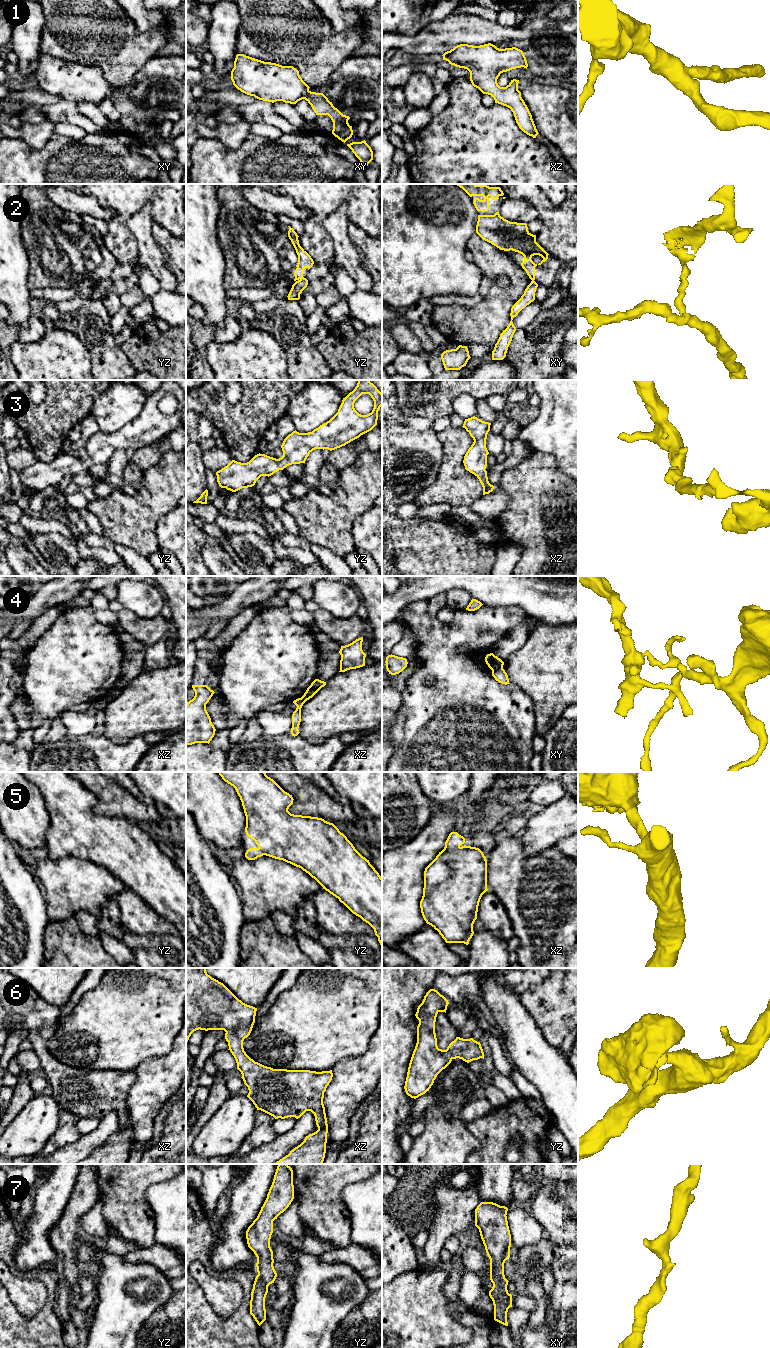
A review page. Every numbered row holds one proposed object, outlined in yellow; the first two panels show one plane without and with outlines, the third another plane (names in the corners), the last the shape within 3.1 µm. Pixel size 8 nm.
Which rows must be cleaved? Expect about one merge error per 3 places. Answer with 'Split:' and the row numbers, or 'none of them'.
Split: 2, 4

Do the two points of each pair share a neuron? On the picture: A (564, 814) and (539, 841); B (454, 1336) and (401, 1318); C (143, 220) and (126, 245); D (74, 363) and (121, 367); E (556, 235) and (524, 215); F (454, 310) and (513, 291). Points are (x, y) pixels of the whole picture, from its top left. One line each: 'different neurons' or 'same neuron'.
A: same neuron
B: same neuron
C: different neurons
D: different neurons
E: different neurons
F: same neuron

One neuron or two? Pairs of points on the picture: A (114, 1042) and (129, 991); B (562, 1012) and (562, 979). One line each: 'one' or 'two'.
A: one
B: one

